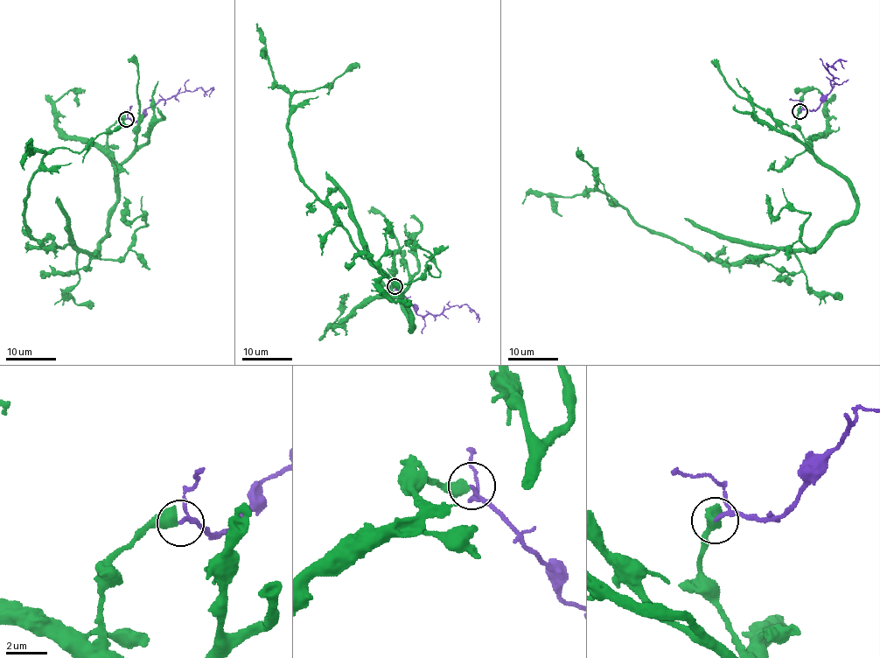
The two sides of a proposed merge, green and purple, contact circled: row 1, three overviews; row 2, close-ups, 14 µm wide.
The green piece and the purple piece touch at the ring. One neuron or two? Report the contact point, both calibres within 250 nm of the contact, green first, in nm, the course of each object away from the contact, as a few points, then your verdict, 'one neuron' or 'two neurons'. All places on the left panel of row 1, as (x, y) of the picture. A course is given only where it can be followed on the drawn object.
place (126, 119); calibres 600 and 130 nm; course green (126, 118), (108, 136), (117, 192), (101, 247), (38, 244), (24, 218), (41, 160), (129, 126); course purple (126, 118), (136, 122), (149, 108), (178, 92), (211, 88), (210, 97); two neurons

